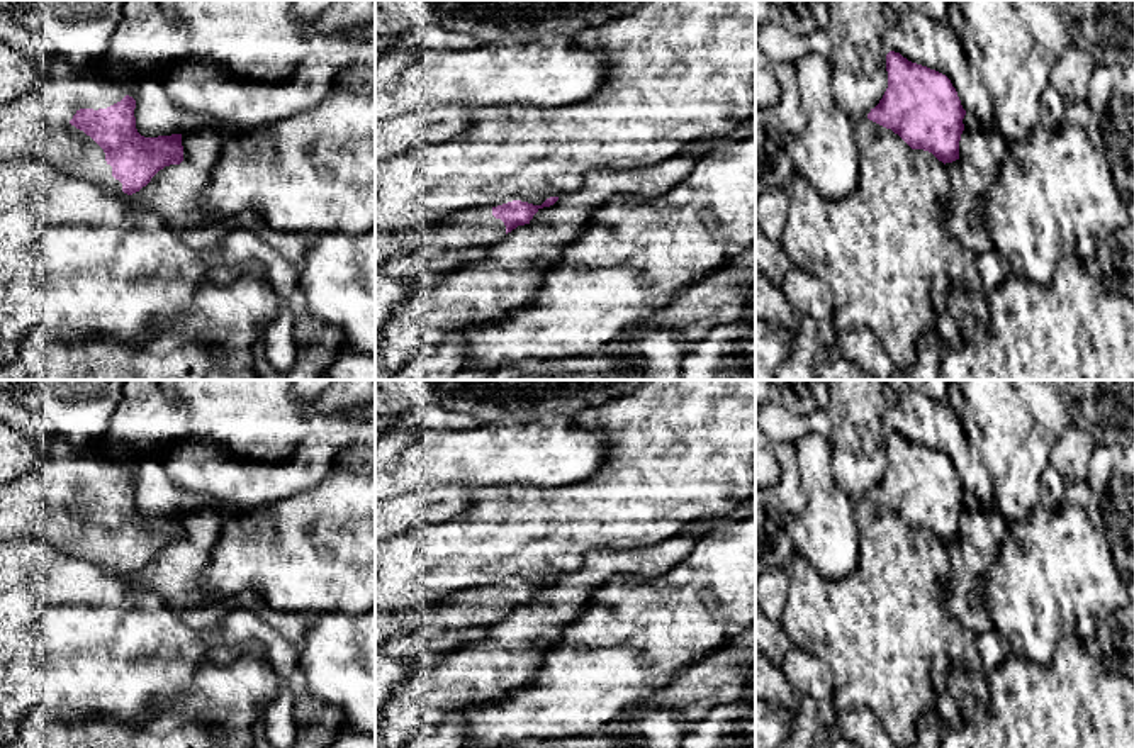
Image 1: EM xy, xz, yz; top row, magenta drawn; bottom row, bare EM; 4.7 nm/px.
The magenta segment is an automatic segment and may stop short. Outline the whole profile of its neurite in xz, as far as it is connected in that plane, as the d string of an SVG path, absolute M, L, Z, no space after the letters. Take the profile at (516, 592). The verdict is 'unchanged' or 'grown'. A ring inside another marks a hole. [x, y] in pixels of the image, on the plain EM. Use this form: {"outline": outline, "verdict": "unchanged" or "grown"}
{"outline": "M559 577L542 585L513 580L497 587L472 589L452 595L445 602L429 604L414 611L382 611L375 607L375 655L379 648L402 631L431 628L438 633L469 628L492 628L518 606L530 604L533 595L550 587Z", "verdict": "grown"}

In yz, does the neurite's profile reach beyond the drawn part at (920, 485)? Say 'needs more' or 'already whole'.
already whole

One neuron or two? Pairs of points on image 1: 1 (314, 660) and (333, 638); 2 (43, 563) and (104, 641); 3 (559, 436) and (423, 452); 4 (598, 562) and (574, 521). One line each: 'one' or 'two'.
1: one
2: one
3: one
4: two

